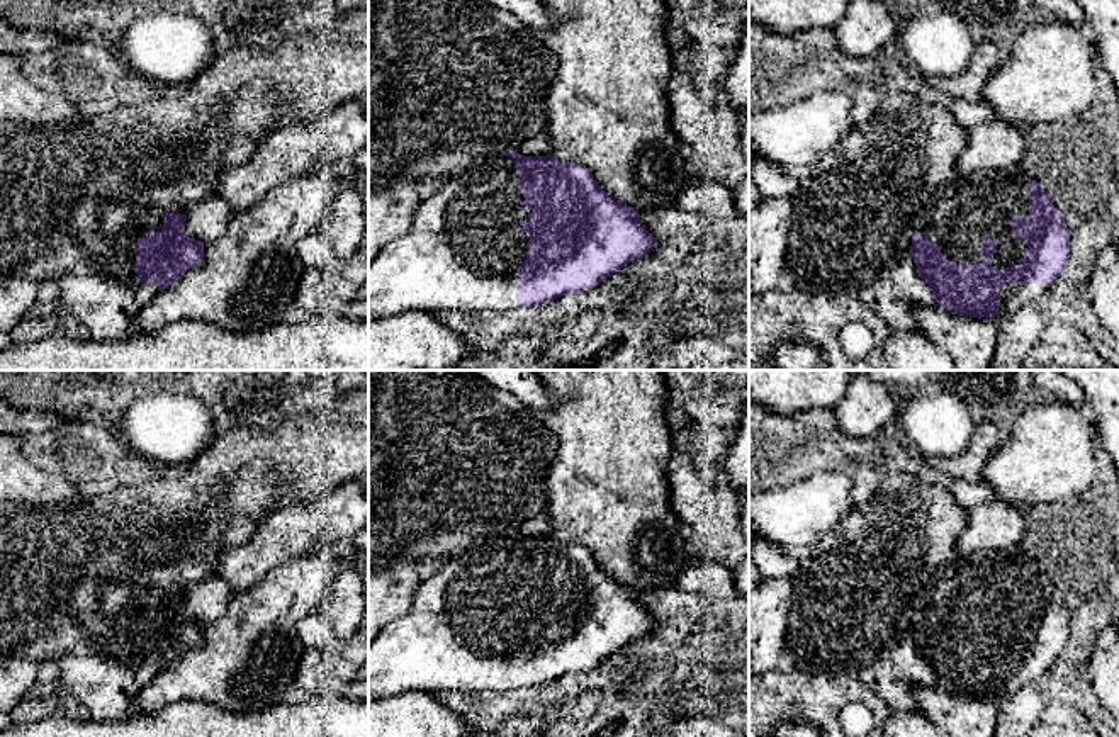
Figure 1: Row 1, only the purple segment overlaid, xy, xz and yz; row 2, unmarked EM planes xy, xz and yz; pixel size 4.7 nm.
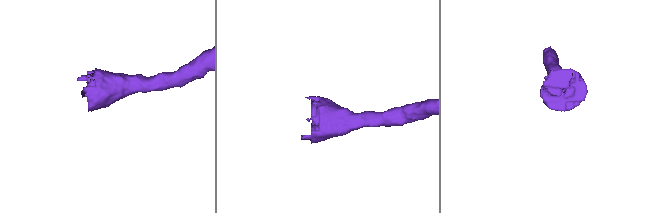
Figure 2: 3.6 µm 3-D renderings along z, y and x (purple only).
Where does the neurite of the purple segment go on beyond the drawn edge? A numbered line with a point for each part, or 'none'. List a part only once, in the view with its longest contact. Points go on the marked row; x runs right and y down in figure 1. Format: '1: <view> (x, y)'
1: yz (972, 206)

